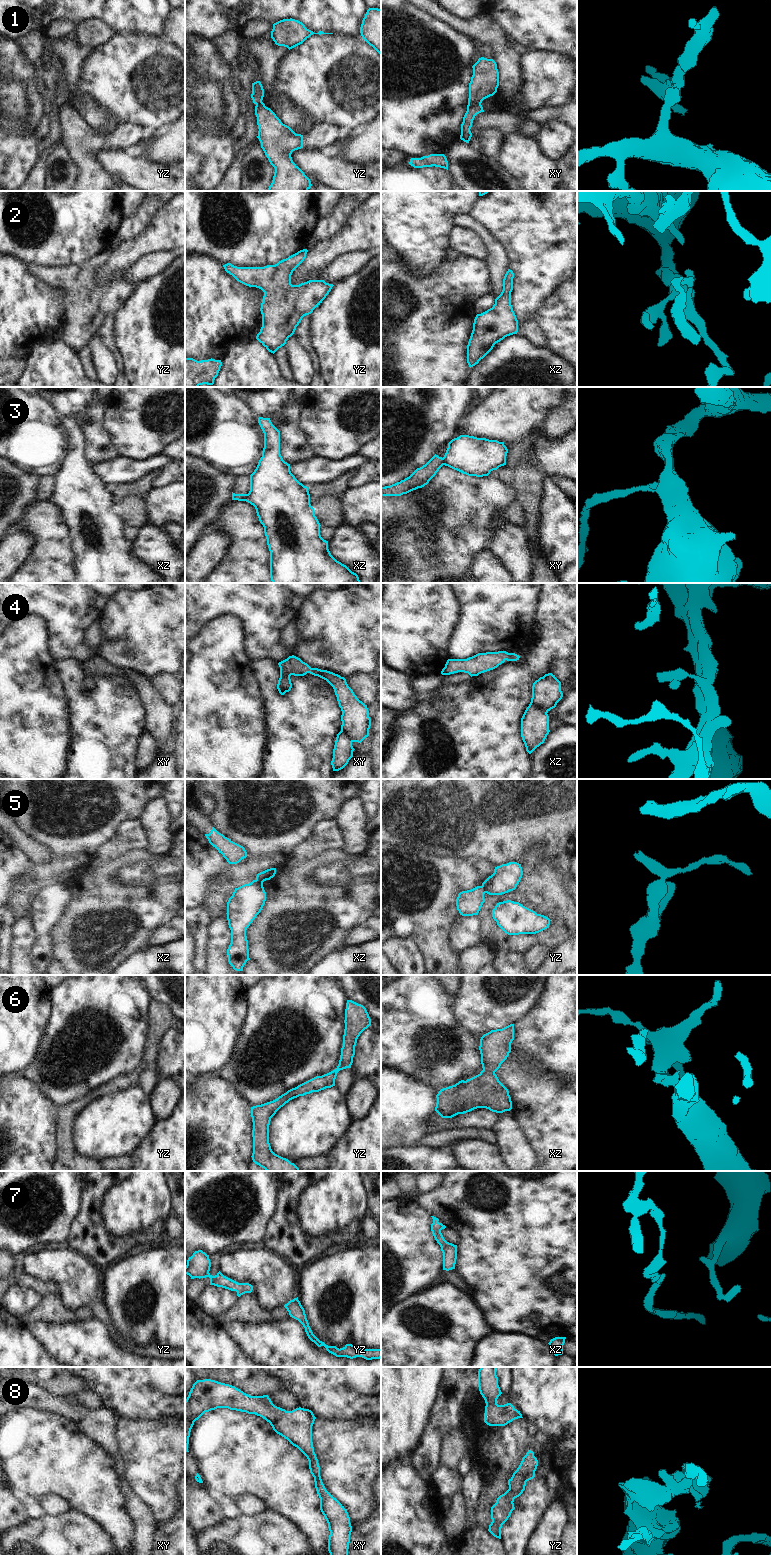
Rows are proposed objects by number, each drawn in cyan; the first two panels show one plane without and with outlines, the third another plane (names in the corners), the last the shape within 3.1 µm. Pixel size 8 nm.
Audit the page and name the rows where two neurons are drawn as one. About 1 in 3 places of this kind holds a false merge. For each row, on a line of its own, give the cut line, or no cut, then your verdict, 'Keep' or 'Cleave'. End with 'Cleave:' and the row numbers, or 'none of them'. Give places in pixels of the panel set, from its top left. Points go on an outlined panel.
1: Split along xy (468, 103), (480, 104). Cleave
2: No split. Keep
3: Split along xz (247, 494), (244, 500). Cleave
4: No split. Keep
5: Split along xz (256, 879), (262, 882). Cleave
6: No split. Keep
7: No split. Keep
8: No split. Keep
Cleave: 1, 3, 5

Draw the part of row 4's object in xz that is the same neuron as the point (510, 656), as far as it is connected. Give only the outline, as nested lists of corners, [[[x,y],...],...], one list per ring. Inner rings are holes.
[[[506,651],[478,653],[467,659],[448,659],[442,669],[442,675],[458,672],[468,673],[471,677],[493,670],[507,661],[517,661],[520,656]]]

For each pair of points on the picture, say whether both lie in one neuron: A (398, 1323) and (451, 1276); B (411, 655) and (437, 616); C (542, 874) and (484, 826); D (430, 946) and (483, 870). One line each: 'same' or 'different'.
A: different
B: same
C: different
D: different

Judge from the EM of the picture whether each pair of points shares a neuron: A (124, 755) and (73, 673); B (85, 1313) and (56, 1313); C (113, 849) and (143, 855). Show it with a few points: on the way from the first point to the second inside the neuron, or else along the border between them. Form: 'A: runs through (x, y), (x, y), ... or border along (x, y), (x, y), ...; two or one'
A: runs through (105, 735), (105, 731), (79, 705), (74, 693); one
B: runs through (78, 1314), (63, 1314); one
C: border along (145, 849), (131, 849), (128, 852); two

